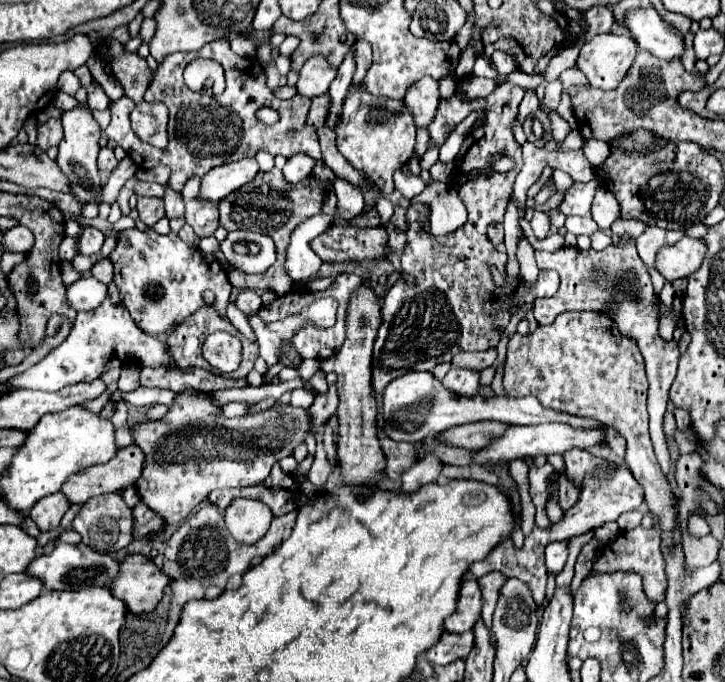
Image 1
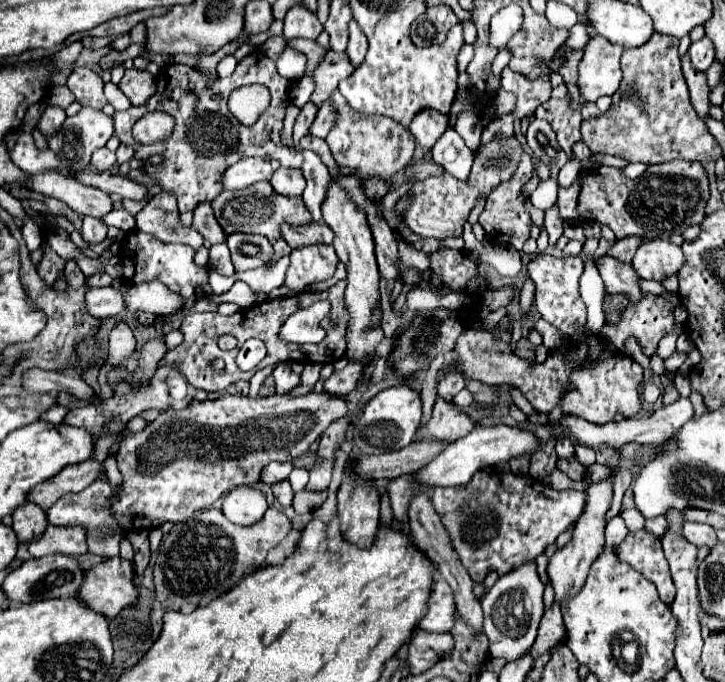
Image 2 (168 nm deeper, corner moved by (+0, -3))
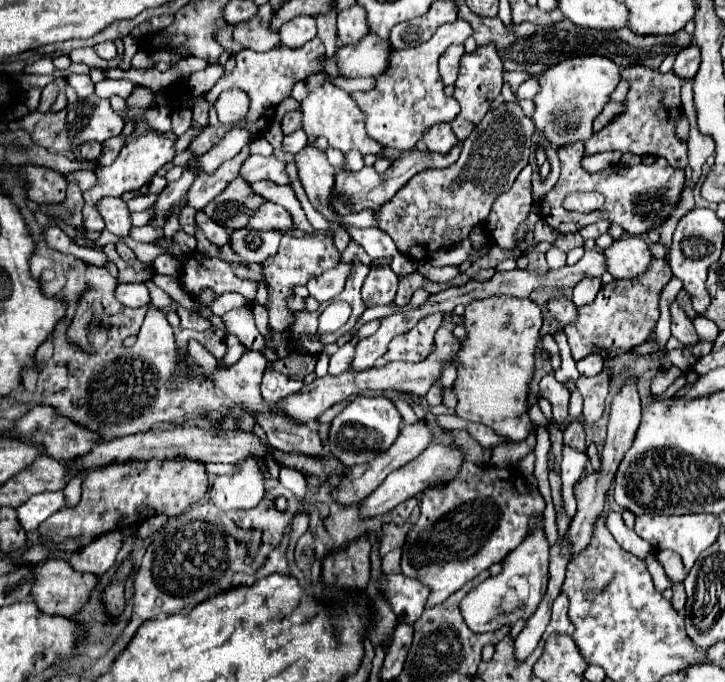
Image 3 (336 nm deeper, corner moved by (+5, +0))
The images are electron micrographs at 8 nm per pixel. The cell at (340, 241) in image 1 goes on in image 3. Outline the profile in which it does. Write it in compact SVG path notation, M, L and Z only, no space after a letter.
M266 202L250 216L250 228L254 230L270 230L270 228L292 230L292 218L282 206Z

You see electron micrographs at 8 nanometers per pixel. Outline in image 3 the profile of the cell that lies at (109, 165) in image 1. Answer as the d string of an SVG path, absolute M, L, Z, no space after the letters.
M88 142L88 144L82 144L82 148L80 148L80 154L84 160L96 160L100 156L100 152L102 152L102 144L98 144L98 142Z

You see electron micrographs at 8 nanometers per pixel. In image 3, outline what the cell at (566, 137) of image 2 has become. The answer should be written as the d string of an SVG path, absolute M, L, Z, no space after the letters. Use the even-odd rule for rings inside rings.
M584 143L570 144L558 148L558 158L560 158L560 180L554 186L554 190L544 198L540 204L540 214L544 222L554 228L560 234L568 232L578 232L580 228L594 224L598 220L610 220L620 224L628 234L644 234L650 228L660 228L660 224L670 216L672 208L678 204L680 192L686 186L684 170L674 170L666 160L656 158L652 164L638 164L638 166L608 166L600 172L586 172L580 166L580 160L584 155ZM570 190L594 190L602 192L606 202L600 210L594 210L590 214L576 214L576 212L566 212L562 208L562 200Z

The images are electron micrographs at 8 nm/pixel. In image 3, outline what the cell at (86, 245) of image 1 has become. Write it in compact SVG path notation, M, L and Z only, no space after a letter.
M130 106L126 108L126 118L128 118L128 120L134 120L134 122L146 122L148 132L142 134L142 136L138 136L138 138L128 140L128 142L122 146L122 150L118 152L116 160L114 160L110 166L98 168L98 170L94 172L94 174L98 176L98 184L96 184L94 188L90 188L90 190L84 192L84 226L86 226L88 230L98 230L98 232L104 230L104 220L102 220L98 208L96 208L102 198L108 198L108 196L120 198L124 192L140 190L144 184L150 184L150 180L154 178L154 174L156 174L162 166L166 166L168 162L172 162L172 158L174 158L174 140L168 140L168 138L164 136L164 132L152 128L152 126L148 124L144 112L146 112L146 108L130 108Z

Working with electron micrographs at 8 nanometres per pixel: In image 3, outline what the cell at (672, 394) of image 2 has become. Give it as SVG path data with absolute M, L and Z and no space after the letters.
M652 260L650 268L646 268L642 276L630 280L614 280L612 284L602 286L596 300L586 306L580 306L574 324L568 324L564 328L572 350L572 358L578 362L588 354L594 354L596 348L600 348L606 352L602 358L610 360L646 342L660 316L658 296L670 278L670 266L664 260Z

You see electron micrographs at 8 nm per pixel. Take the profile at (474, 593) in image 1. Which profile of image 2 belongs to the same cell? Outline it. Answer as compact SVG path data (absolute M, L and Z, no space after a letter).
M437 575L433 583L433 593L429 597L429 611L425 619L419 623L421 629L425 631L435 631L435 633L449 633L455 623L455 595L451 595L451 587L447 587L447 581Z

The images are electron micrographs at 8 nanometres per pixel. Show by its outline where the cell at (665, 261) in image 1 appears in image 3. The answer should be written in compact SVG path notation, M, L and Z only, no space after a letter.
M626 236L604 250L606 272L614 278L634 278L652 262L652 254L640 236Z

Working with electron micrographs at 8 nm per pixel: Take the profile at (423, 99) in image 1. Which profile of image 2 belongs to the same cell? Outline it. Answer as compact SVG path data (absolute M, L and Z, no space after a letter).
M419 111L409 123L409 131L423 149L431 149L447 127L447 117L439 111Z

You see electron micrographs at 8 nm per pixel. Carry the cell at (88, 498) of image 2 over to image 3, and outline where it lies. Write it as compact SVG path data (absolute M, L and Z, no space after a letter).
M44 492L32 496L26 504L18 506L18 522L26 532L36 530L48 516L64 508L64 494L62 492Z

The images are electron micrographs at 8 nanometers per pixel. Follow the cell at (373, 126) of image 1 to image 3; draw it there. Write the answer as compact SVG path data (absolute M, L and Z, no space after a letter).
M324 82L320 88L310 92L302 102L300 108L302 112L302 130L308 132L308 136L324 136L332 148L338 148L340 152L348 150L360 150L362 154L378 154L384 150L378 142L374 142L364 128L364 114L360 108L354 104L348 92L342 88L334 86L332 82Z

